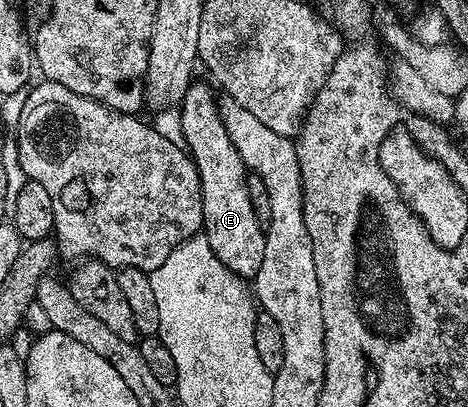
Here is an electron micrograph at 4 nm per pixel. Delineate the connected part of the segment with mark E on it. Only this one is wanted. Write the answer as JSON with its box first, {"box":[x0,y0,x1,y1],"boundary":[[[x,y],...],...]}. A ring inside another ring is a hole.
{"box":[178,82,266,278],"boundary":[[[194,82],[186,90],[184,99],[178,105],[180,112],[180,132],[184,135],[183,143],[190,153],[196,169],[200,175],[202,186],[202,198],[204,199],[204,226],[202,234],[210,242],[210,250],[214,250],[216,257],[236,276],[241,278],[255,278],[258,274],[258,266],[262,266],[262,254],[266,254],[265,225],[254,214],[254,206],[250,206],[250,194],[248,193],[249,173],[244,167],[238,150],[234,150],[234,142],[230,140],[230,134],[226,134],[226,126],[222,122],[220,105],[217,93],[212,93],[206,85]]]}

